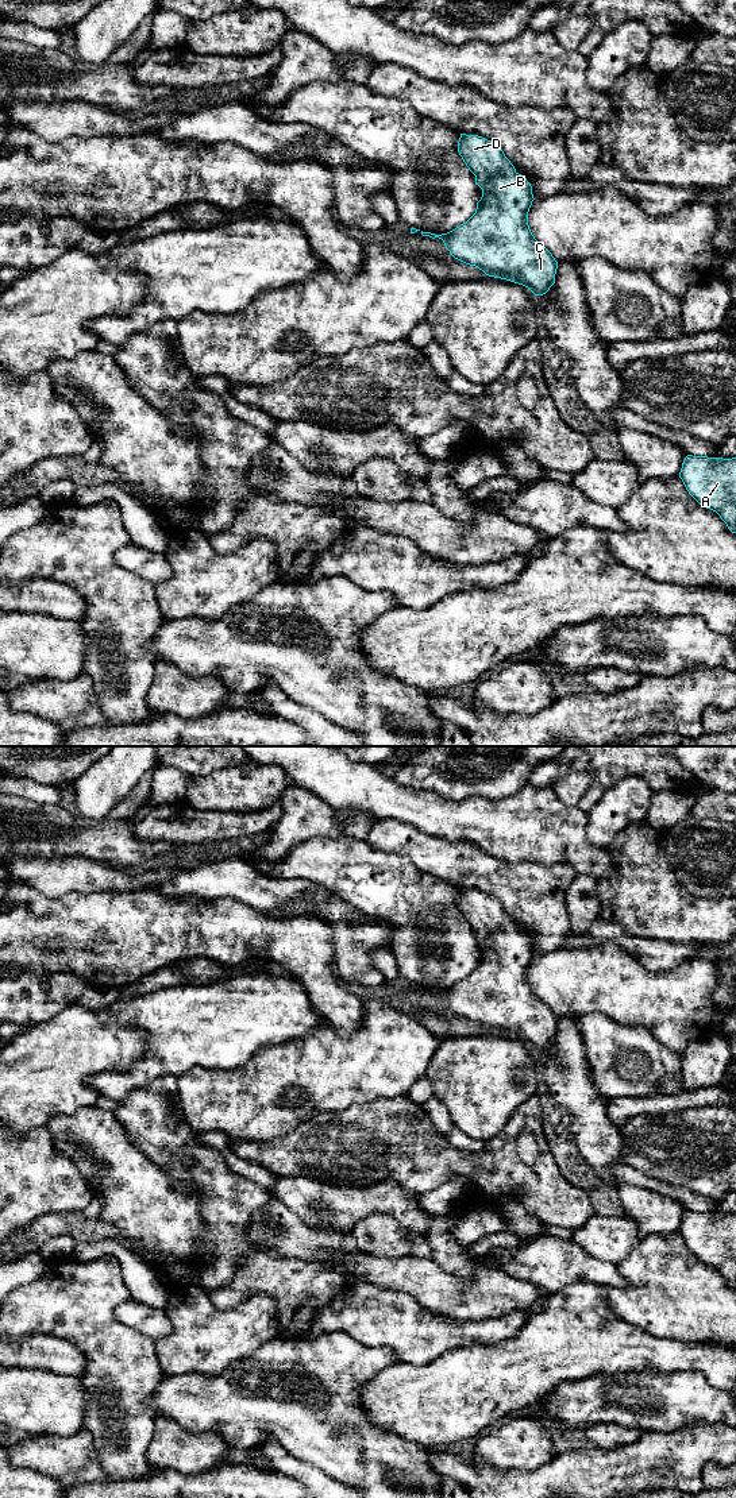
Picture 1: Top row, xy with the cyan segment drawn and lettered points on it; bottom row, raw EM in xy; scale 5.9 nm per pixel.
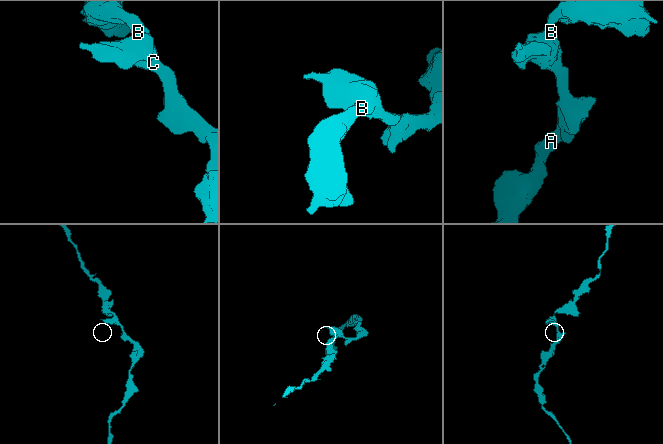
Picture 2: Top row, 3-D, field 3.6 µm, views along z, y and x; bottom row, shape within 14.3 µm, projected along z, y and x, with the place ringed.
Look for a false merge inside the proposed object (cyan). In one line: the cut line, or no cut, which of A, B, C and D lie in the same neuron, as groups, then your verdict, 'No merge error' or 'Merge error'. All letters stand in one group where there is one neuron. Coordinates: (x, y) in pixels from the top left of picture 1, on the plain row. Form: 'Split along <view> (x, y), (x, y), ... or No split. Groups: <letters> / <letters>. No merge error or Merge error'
No split. Groups: A B C D. No merge error

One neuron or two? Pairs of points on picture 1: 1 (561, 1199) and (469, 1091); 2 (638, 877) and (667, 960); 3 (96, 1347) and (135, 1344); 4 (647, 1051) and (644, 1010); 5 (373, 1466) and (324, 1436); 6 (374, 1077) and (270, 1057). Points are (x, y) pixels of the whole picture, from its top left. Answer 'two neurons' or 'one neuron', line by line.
1: two neurons
2: two neurons
3: one neuron
4: two neurons
5: one neuron
6: one neuron

